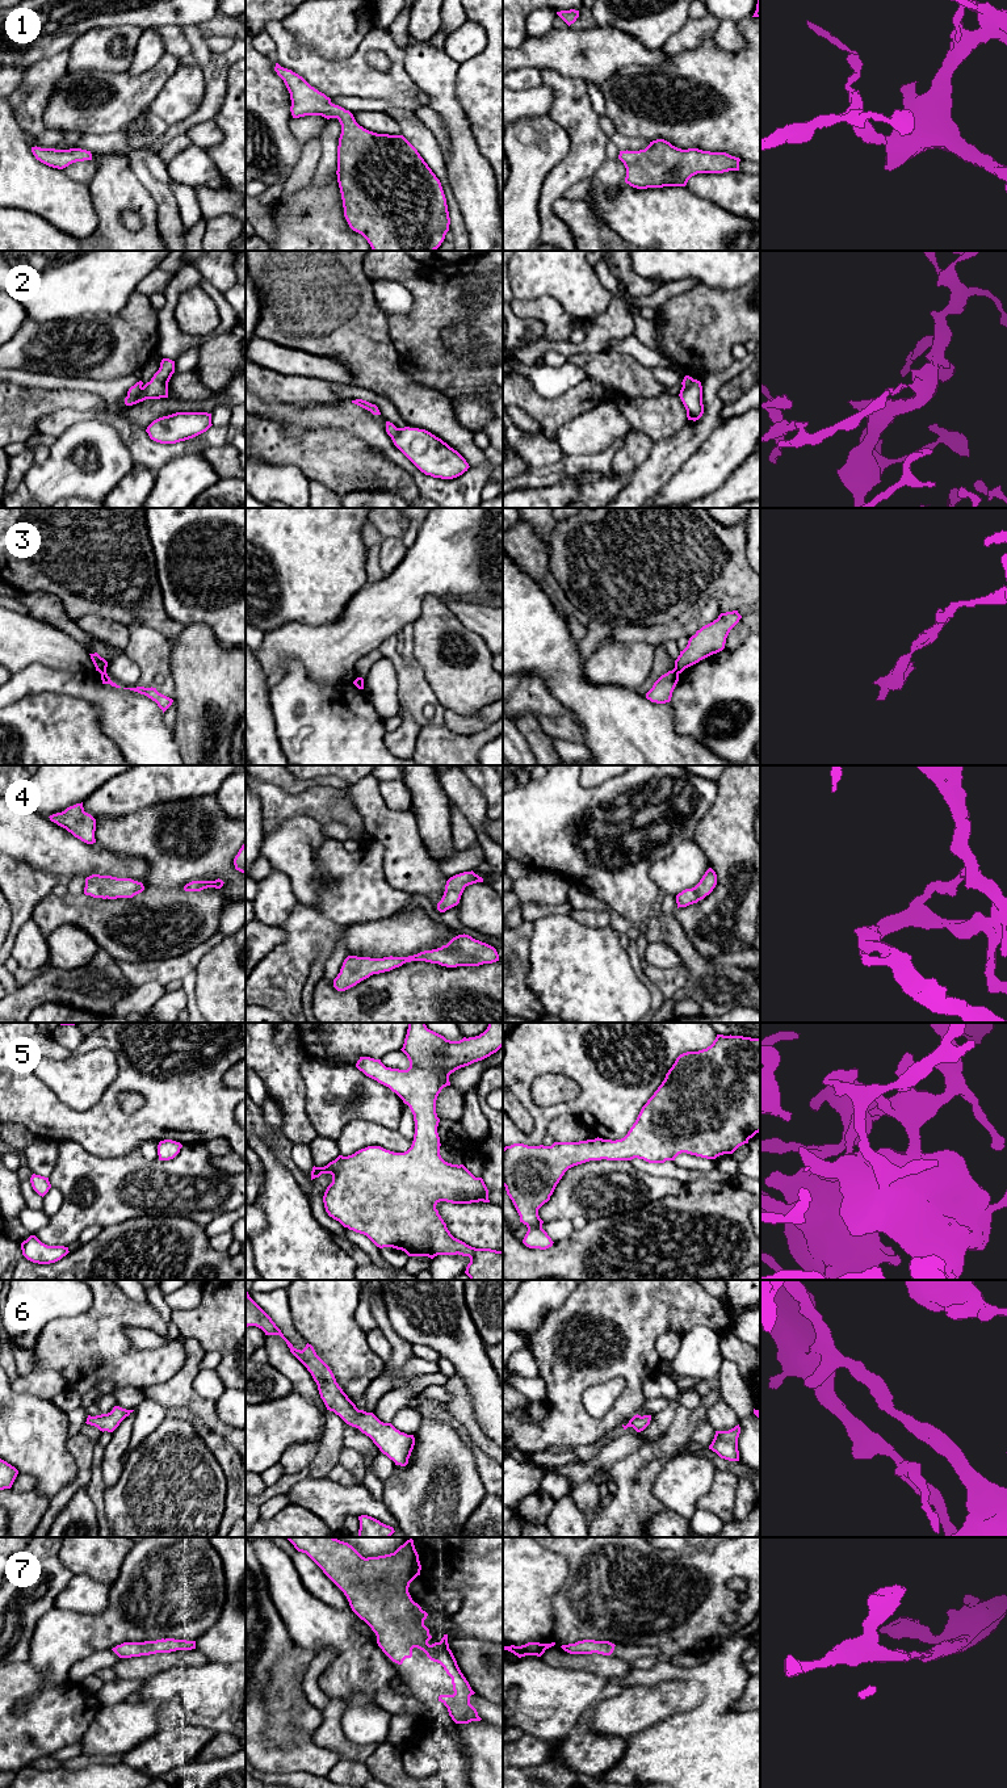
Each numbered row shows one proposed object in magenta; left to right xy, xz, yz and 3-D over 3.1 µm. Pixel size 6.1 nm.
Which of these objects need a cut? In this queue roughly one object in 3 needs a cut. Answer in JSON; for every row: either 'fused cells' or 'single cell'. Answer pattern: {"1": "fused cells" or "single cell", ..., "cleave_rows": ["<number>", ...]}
{"1": "single cell", "2": "fused cells", "3": "fused cells", "4": "single cell", "5": "single cell", "6": "single cell", "7": "single cell", "cleave_rows": ["2", "3"]}

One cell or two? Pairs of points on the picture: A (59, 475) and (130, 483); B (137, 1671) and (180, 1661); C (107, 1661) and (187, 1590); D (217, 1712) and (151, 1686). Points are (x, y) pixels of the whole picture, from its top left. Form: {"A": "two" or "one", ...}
{"A": "two", "B": "one", "C": "two", "D": "one"}

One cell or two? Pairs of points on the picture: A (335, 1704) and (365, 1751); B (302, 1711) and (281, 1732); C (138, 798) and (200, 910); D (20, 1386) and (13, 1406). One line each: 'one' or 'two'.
A: one
B: two
C: two
D: two

